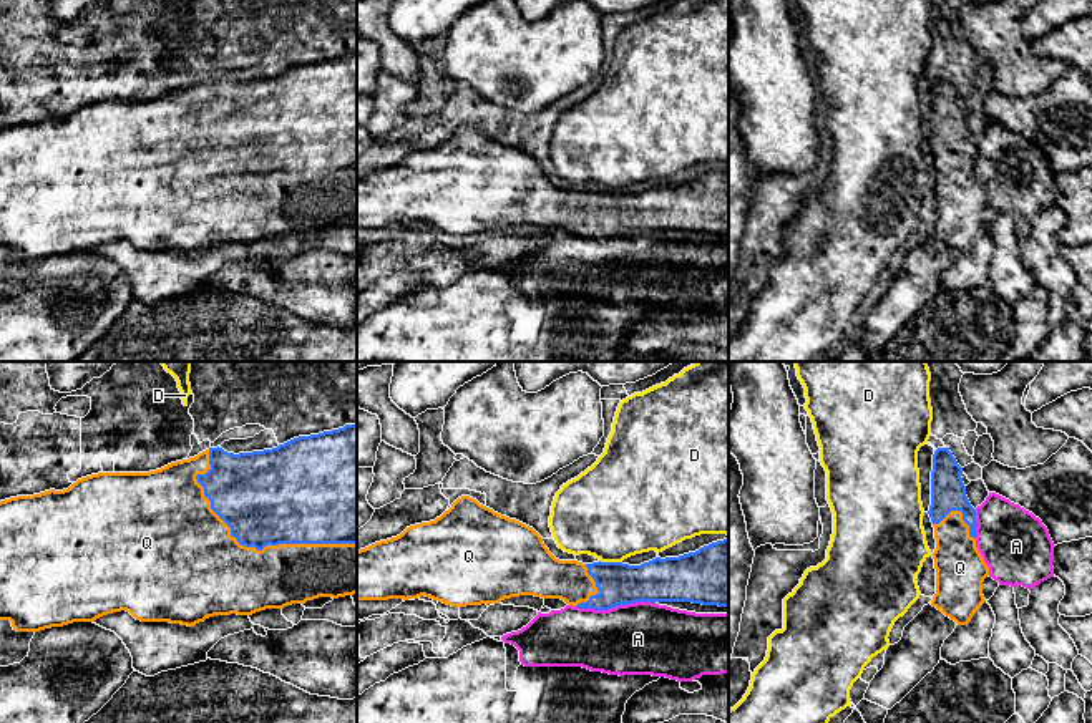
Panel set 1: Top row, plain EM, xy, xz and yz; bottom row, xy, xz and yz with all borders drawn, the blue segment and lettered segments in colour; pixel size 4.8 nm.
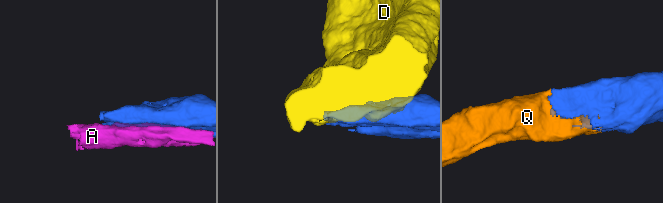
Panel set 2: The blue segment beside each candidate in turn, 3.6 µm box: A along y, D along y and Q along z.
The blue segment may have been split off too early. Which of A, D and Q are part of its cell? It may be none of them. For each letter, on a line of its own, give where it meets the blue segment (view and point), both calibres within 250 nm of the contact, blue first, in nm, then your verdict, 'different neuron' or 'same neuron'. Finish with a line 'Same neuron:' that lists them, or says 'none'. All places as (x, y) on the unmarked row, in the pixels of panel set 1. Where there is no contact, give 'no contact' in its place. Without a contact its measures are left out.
A: contact xz (614, 234); calibres 200 and 360 nm; different neuron
D: contact xz (611, 191); calibres 200 and 460 nm; different neuron
Q: contact xy (249, 174); calibres 440 and 440 nm; same neuron
Same neuron: Q

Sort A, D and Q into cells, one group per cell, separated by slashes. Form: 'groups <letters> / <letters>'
groups A / D / Q

